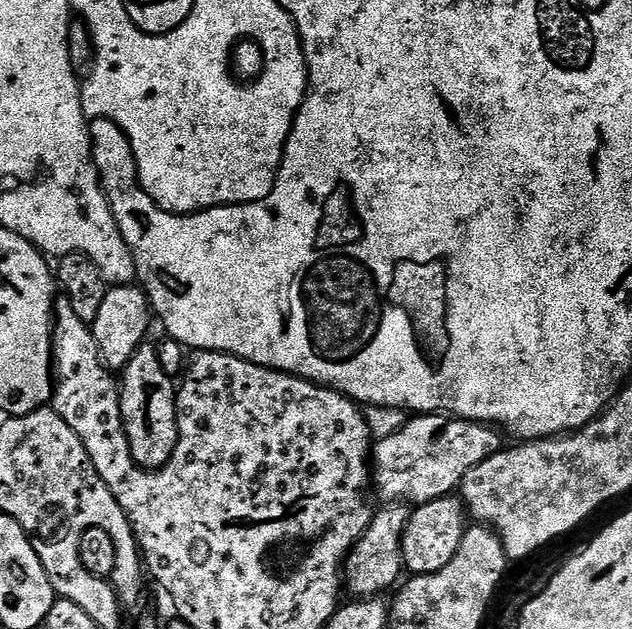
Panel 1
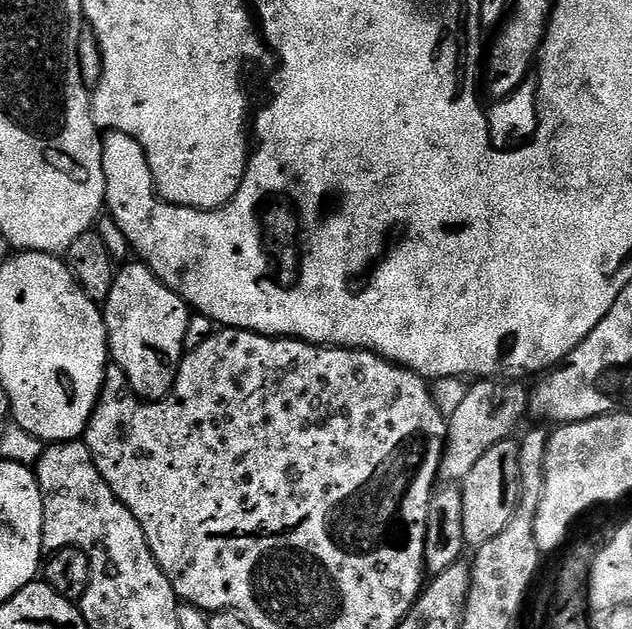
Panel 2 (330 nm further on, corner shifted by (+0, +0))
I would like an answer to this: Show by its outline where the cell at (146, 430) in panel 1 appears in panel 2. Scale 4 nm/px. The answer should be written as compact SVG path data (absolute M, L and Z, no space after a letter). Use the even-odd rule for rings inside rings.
M142 262L125 263L115 273L112 289L104 299L102 311L104 325L108 331L108 351L115 367L121 368L128 380L129 389L145 402L159 402L176 387L176 376L180 372L180 361L184 359L184 339L190 309L178 294L174 294Z

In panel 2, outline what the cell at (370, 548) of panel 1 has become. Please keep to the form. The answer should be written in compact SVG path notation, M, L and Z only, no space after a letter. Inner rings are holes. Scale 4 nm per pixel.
M496 378L477 379L469 387L461 408L454 415L447 417L448 437L444 440L444 456L440 459L439 479L441 481L464 481L466 474L470 474L470 470L474 470L478 458L482 458L482 454L486 454L486 450L490 450L498 442L509 439L513 435L512 431L519 426L520 419L529 415L529 389L527 387L524 389L520 384L499 384L498 381L499 379Z

